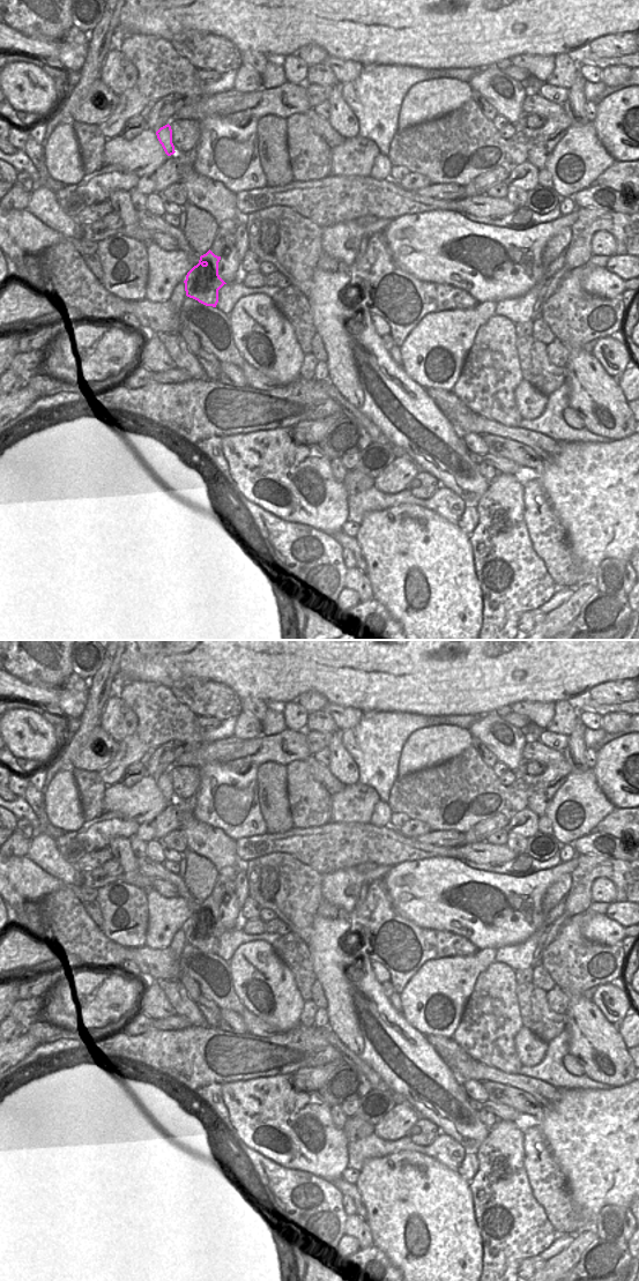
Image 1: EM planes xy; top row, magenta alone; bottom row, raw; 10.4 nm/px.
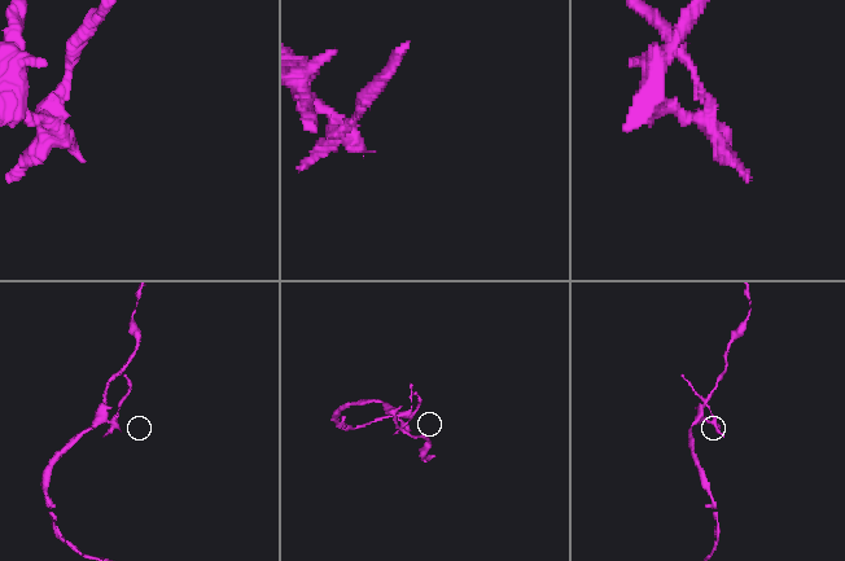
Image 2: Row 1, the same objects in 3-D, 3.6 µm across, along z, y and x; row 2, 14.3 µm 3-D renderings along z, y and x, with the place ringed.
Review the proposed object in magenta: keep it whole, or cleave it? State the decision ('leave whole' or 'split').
split

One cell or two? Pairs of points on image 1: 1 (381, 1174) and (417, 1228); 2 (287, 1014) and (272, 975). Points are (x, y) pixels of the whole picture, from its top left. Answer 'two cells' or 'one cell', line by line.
1: one cell
2: one cell

